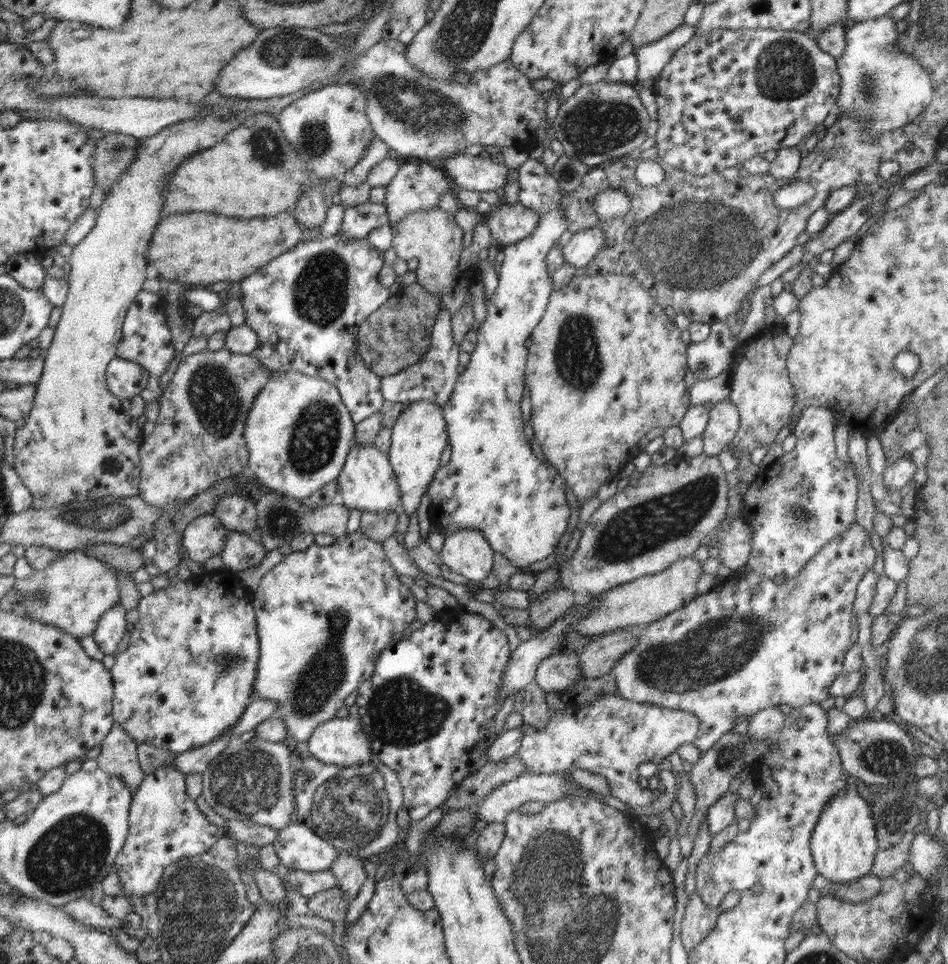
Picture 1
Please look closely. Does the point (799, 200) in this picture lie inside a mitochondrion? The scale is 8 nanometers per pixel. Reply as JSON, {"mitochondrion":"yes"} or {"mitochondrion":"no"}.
{"mitochondrion":"no"}

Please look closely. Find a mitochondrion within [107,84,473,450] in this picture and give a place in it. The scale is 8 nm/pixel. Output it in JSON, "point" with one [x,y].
{"point":[320,289]}

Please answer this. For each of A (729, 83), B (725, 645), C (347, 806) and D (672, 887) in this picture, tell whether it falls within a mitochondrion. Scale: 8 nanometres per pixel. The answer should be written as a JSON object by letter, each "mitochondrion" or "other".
{"A":"other","B":"mitochondrion","C":"mitochondrion","D":"other"}

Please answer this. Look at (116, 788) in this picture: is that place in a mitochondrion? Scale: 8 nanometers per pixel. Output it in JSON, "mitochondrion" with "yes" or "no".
{"mitochondrion":"no"}

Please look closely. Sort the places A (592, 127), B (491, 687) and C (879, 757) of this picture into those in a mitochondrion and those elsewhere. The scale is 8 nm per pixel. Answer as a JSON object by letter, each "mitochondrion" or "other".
{"A":"mitochondrion","B":"other","C":"mitochondrion"}

